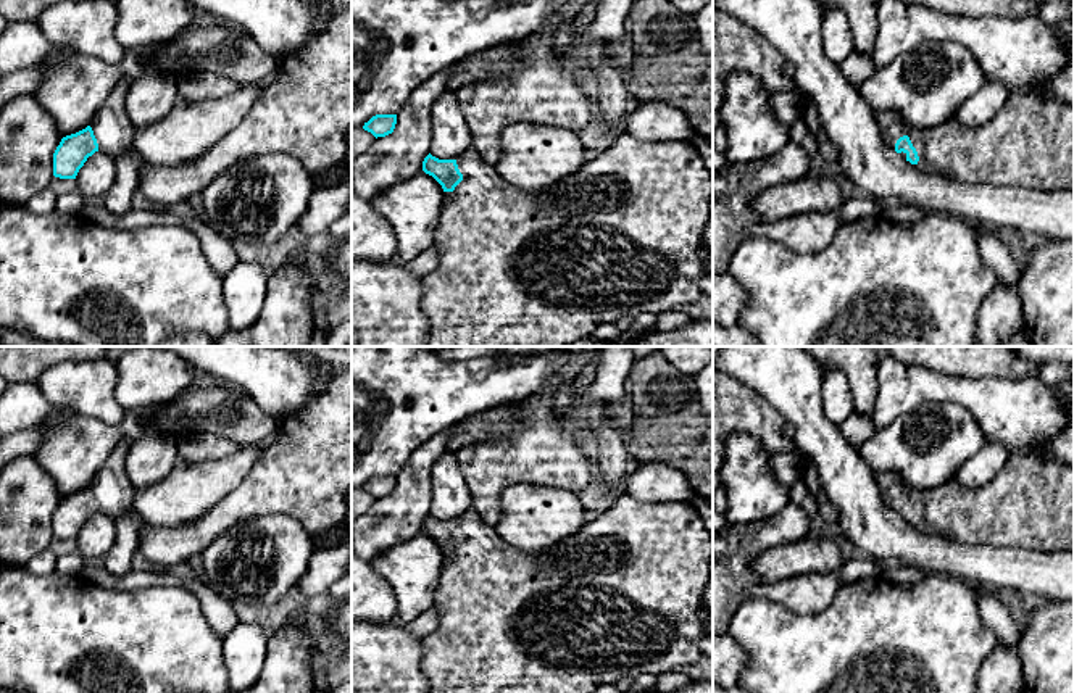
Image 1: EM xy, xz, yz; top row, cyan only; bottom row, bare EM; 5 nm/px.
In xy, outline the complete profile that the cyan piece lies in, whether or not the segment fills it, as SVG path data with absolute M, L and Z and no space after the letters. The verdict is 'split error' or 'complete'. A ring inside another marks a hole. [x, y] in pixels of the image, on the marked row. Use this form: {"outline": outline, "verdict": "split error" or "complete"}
{"outline": "M131 81L118 84L94 121L82 131L66 135L53 153L53 176L76 179L79 169L95 151L113 158L134 150L135 126L124 106L124 92Z", "verdict": "split error"}

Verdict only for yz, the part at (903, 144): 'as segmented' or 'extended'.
extended

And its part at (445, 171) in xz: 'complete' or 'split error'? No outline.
split error

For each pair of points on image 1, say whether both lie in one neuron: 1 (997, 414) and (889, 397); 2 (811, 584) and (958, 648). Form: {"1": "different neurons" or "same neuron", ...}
{"1": "same neuron", "2": "different neurons"}

